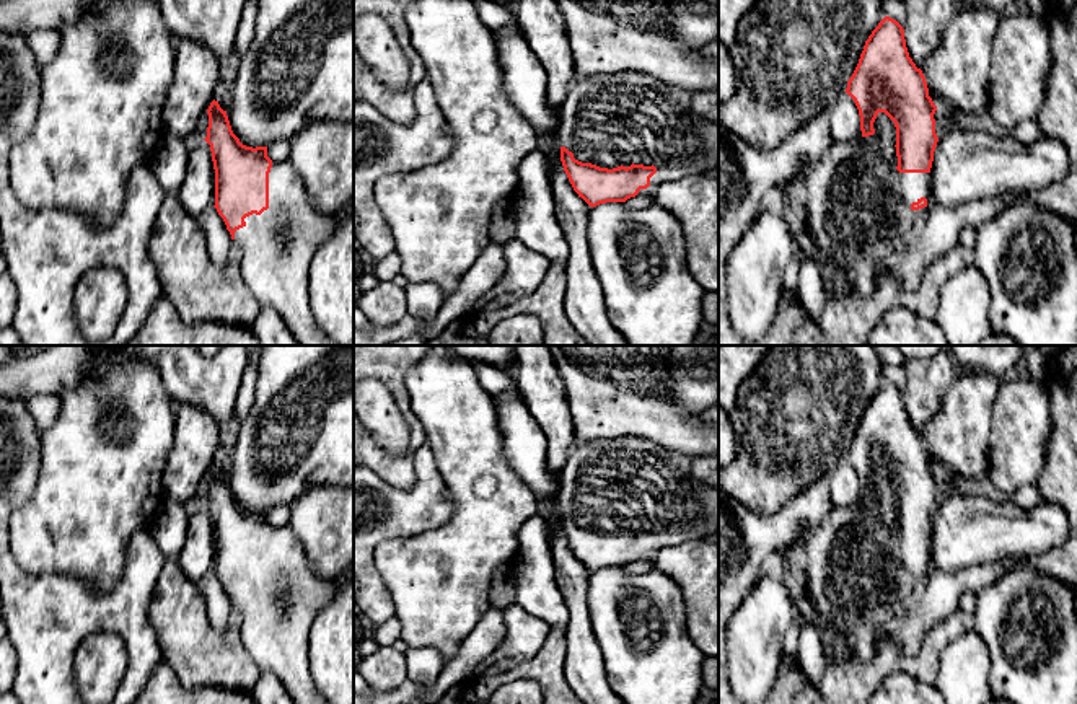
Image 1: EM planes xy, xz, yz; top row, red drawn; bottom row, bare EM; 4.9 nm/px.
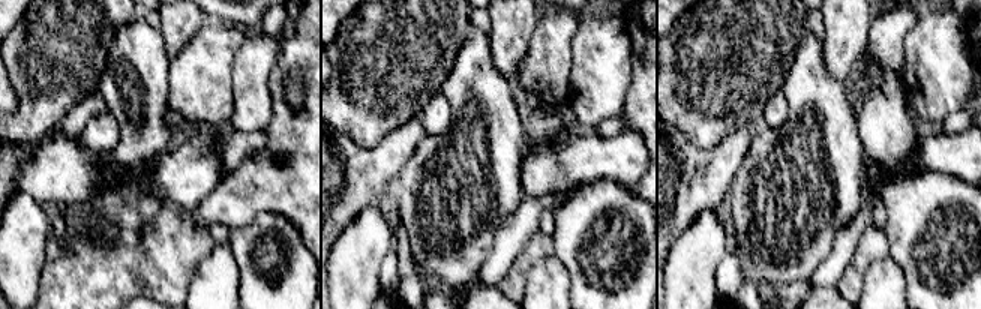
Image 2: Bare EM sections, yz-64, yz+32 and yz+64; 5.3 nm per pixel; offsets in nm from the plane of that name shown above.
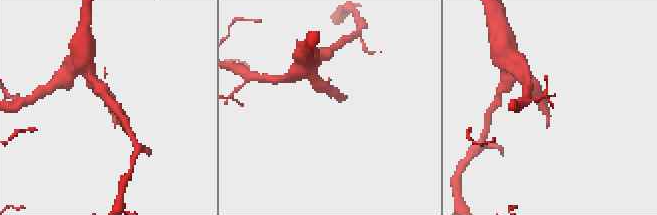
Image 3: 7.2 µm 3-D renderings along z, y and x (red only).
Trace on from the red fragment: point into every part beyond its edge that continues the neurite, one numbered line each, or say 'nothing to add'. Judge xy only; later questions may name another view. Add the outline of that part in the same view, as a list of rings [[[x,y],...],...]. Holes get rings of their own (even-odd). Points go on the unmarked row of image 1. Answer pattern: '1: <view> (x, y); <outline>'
1: xy (277, 639); [[[290,526],[272,528],[269,538],[269,574],[261,580],[244,583],[246,590],[235,596],[233,609],[240,614],[241,640],[254,660],[256,667],[264,673],[272,673],[284,684],[285,691],[295,704],[329,704],[318,689],[310,668],[308,636],[316,614],[334,598],[342,579],[323,579],[308,559],[303,543],[290,530]],[[287,590],[290,593],[290,606],[280,608],[277,593]]]

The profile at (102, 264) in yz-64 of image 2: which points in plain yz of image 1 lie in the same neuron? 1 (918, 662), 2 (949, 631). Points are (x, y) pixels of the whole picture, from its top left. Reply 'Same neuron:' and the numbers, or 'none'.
Same neuron: 1, 2

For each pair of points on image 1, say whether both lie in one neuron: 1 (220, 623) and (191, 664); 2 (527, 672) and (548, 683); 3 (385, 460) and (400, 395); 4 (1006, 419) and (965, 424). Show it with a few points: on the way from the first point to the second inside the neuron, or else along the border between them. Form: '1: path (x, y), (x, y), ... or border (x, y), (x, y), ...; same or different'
1: border (201, 592), (206, 602), (207, 620), (224, 631); different
2: path (531, 672), (543, 678); same
3: path (404, 457), (414, 444), (414, 424), (408, 414); same
4: border (999, 383), (991, 408), (988, 458); different

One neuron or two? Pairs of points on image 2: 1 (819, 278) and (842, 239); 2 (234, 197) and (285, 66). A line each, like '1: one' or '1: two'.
1: one
2: one

